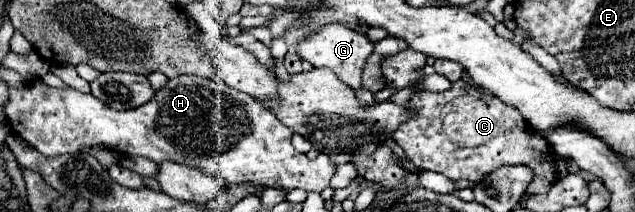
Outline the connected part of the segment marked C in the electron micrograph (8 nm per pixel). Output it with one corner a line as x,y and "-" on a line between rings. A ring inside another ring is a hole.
411,48
385,58
381,64
387,88
415,88
409,102
409,120
393,132
393,138
403,148
405,156
419,170
433,170
451,180
465,178
471,182
479,182
487,172
493,172
499,166
525,164
533,170
533,180
527,186
527,194
549,192
557,180
555,152
543,136
533,132
521,112
497,96
481,92
465,80
453,82
447,92
431,94
419,88
423,66
425,56
421,52
413,52

